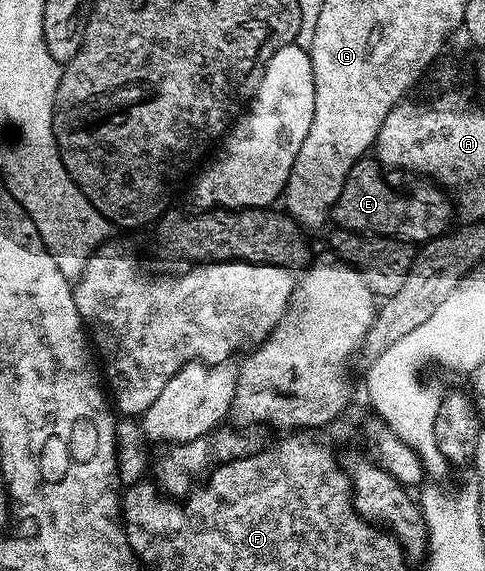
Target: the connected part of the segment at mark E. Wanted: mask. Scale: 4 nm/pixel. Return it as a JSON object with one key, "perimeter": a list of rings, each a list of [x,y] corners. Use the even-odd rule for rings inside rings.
{"perimeter":[[[366,157],[354,165],[331,212],[332,222],[337,222],[338,228],[382,237],[396,237],[413,245],[424,245],[438,235],[446,234],[450,226],[451,199],[440,186],[421,181],[418,182],[421,183],[418,187],[410,189],[409,195],[396,195],[385,184],[381,174],[383,171],[376,158]]]}

